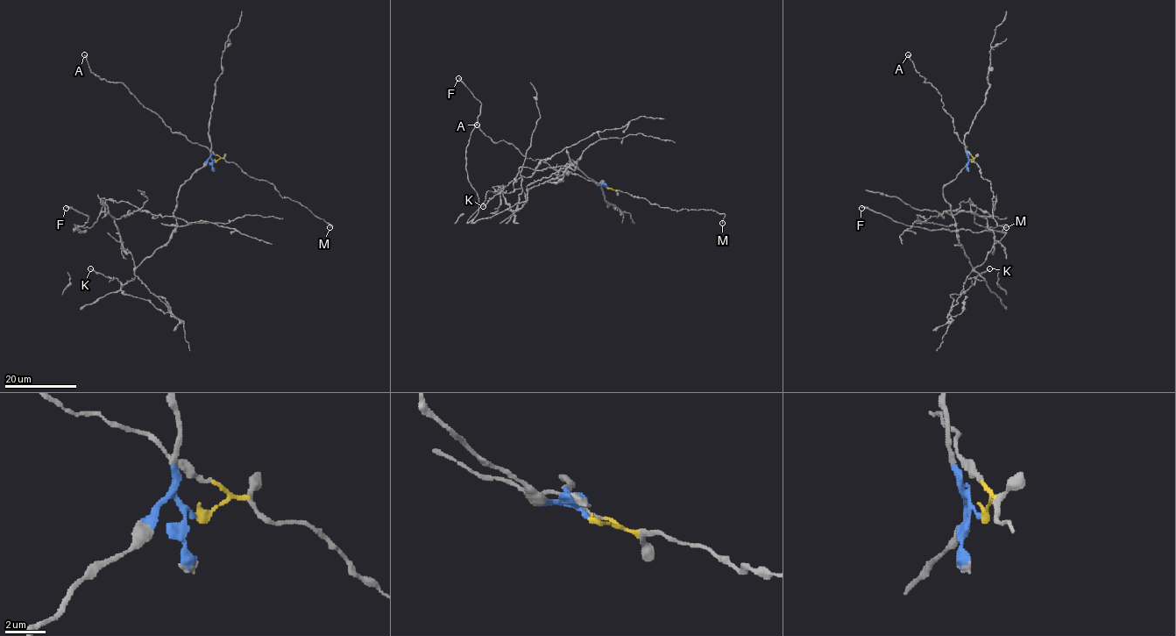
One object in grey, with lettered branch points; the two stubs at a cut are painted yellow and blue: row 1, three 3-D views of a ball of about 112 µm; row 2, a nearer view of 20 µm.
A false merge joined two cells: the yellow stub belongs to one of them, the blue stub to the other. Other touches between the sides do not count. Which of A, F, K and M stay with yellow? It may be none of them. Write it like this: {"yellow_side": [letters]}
{"yellow_side": ["A", "M"]}

